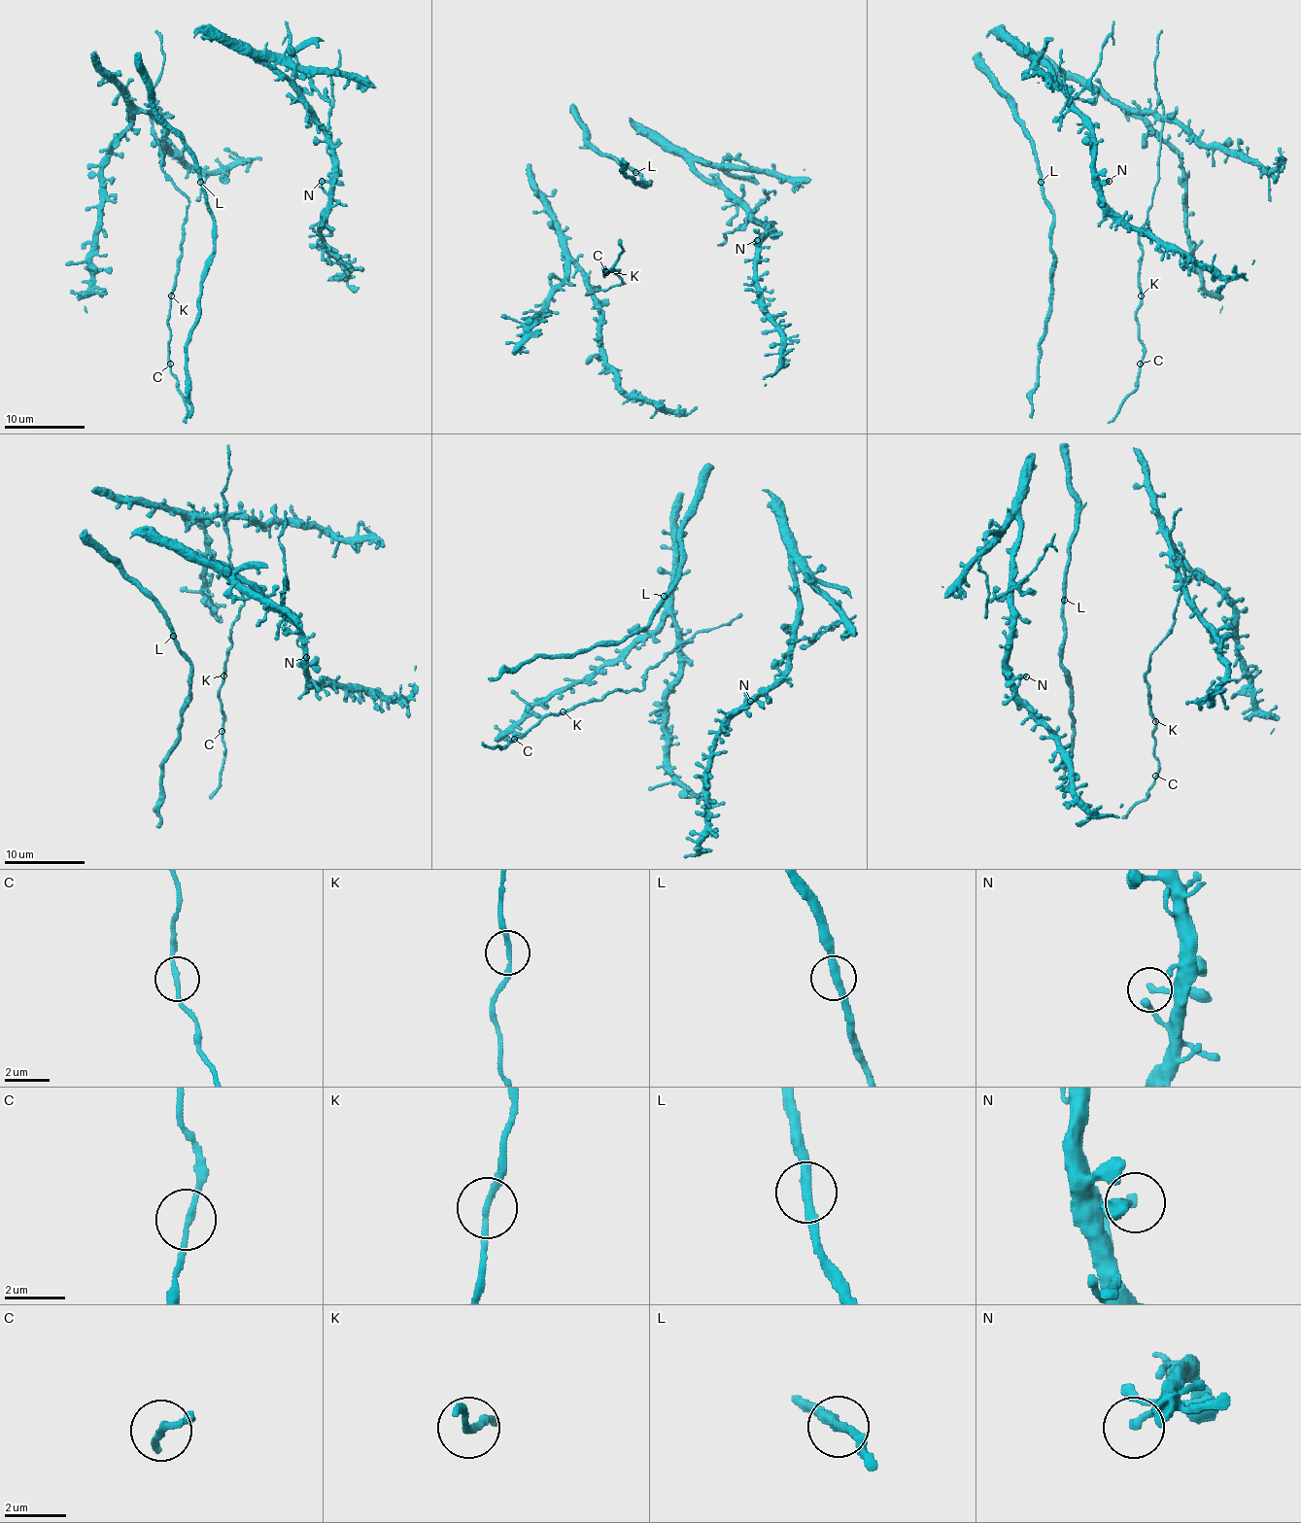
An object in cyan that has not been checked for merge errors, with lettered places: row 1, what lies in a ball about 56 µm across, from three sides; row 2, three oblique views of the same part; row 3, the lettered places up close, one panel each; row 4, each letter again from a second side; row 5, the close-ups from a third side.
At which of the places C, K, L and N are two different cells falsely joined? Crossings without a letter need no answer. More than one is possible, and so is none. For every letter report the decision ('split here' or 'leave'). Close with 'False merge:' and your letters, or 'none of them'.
C: leave
K: leave
L: leave
N: leave
False merge: none of them

